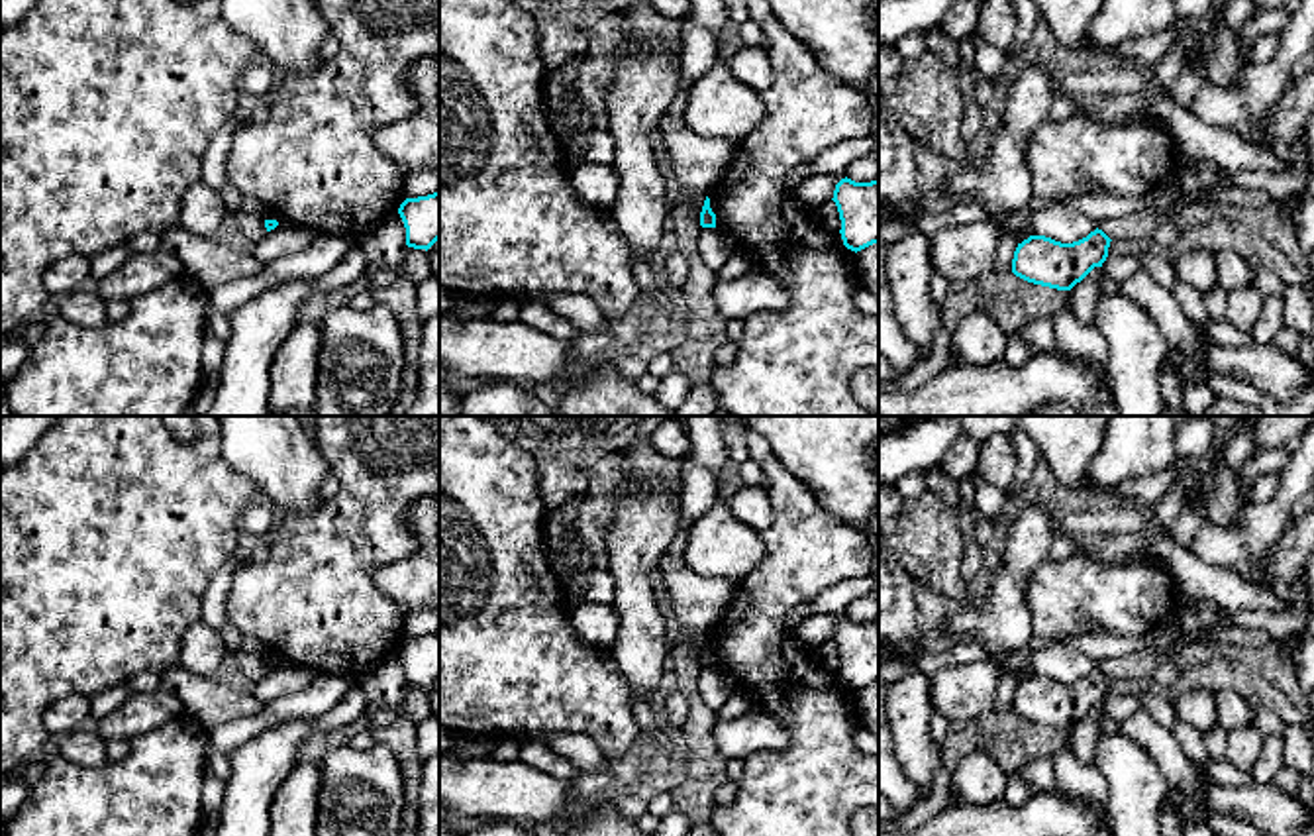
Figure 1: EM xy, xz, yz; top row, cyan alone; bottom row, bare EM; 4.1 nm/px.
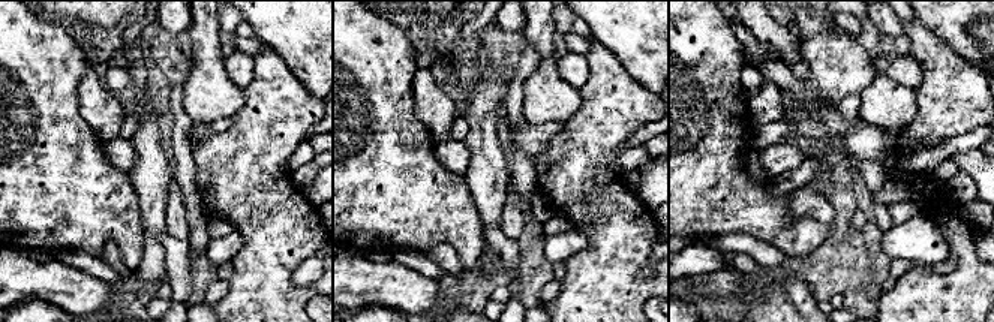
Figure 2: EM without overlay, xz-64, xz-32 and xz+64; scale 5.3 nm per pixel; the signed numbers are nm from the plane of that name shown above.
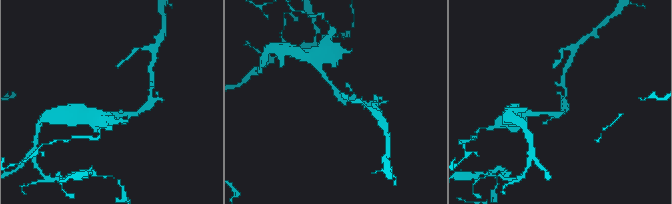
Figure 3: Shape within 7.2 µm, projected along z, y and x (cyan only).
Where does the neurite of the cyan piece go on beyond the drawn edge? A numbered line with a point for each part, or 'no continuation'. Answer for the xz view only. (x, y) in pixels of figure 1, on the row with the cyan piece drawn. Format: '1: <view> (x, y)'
no continuation

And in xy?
no continuation

